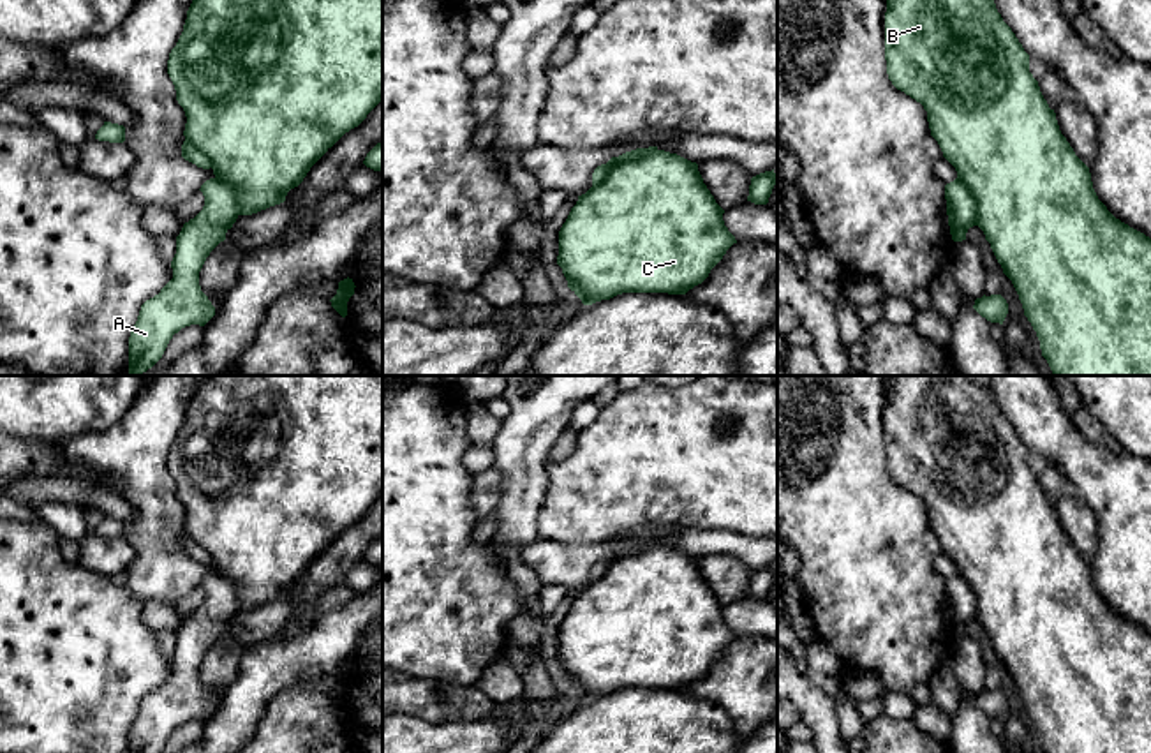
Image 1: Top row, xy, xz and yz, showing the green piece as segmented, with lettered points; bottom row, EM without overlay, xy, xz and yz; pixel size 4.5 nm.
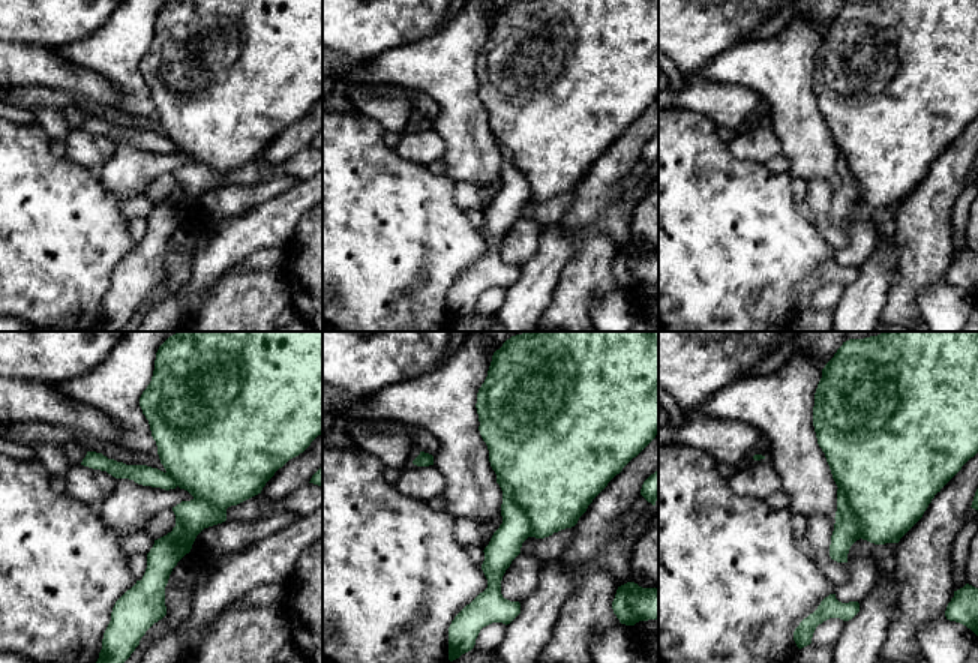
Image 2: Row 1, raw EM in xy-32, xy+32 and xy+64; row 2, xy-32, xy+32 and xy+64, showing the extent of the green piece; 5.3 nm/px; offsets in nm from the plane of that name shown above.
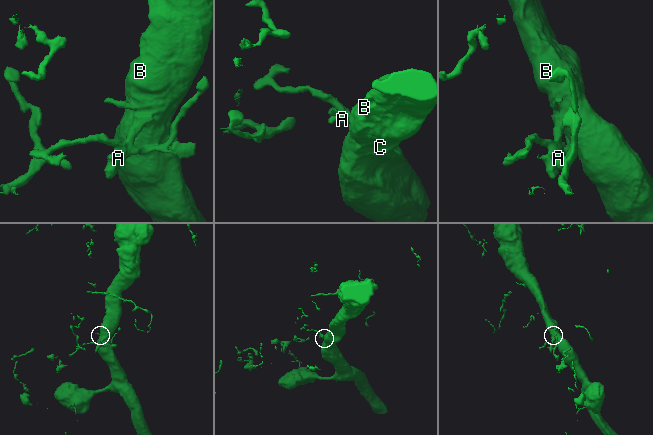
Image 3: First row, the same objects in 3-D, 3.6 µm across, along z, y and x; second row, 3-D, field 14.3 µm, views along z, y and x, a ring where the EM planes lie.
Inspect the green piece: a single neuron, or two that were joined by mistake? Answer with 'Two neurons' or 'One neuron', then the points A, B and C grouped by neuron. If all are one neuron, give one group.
Two neurons. Groups: A / B C

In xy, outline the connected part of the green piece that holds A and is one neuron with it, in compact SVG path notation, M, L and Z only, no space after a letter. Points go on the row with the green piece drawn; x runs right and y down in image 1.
M219 178L206 180L199 190L204 196L204 206L183 224L176 236L173 279L141 305L130 332L129 376L152 369L182 328L204 326L215 316L215 307L201 291L199 272L236 222L240 203L236 187Z

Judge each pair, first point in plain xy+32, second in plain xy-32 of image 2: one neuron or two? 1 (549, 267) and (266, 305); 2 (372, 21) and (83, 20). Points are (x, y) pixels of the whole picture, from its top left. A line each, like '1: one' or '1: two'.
1: two
2: one

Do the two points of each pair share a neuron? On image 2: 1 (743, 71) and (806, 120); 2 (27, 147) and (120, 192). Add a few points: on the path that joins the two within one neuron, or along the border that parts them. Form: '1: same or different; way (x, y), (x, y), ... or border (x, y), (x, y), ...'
1: same; way (758, 72), (791, 105)
2: different; border (99, 177), (104, 191), (119, 207)

